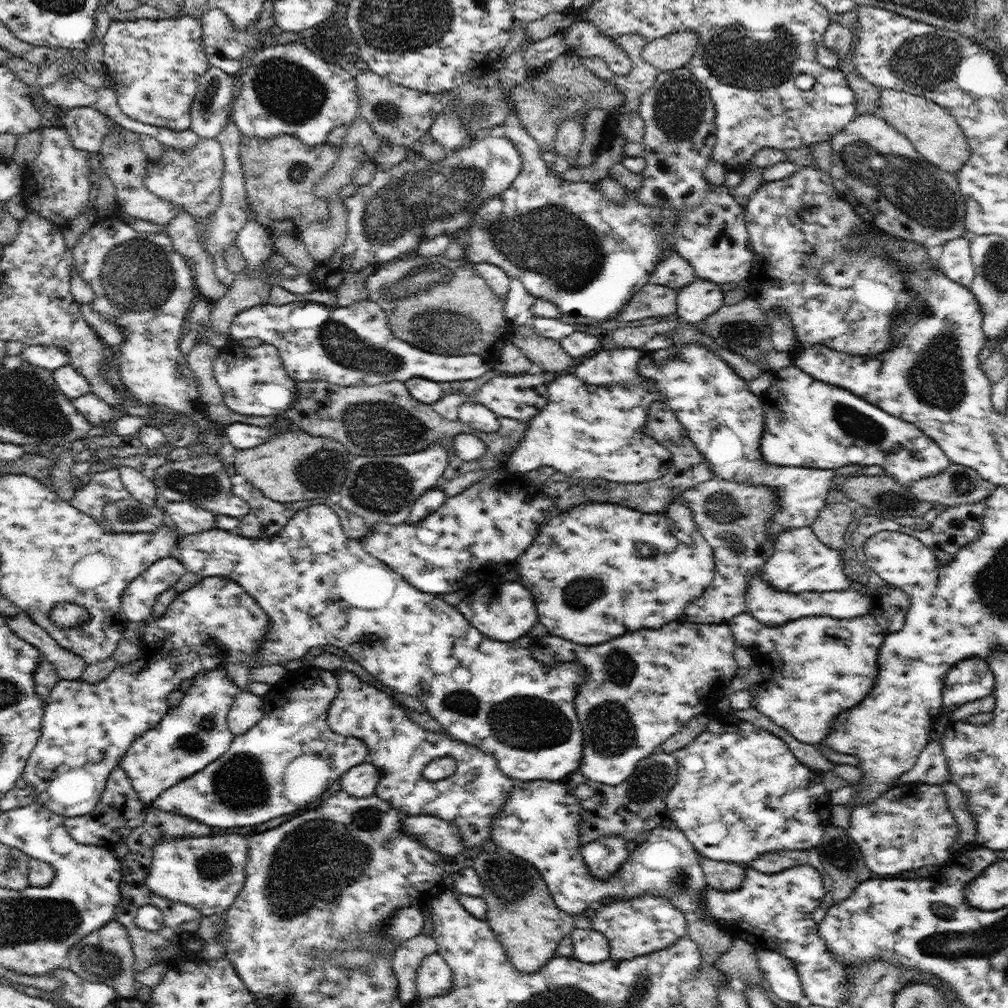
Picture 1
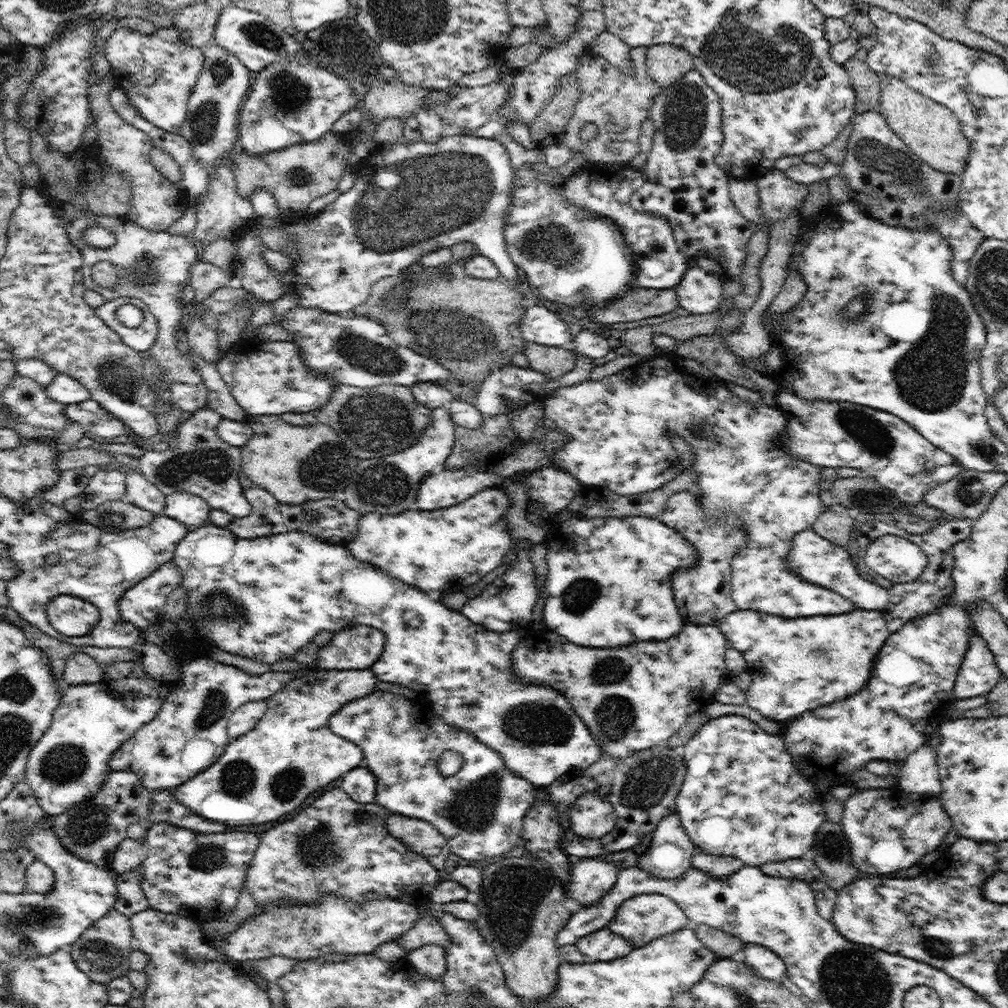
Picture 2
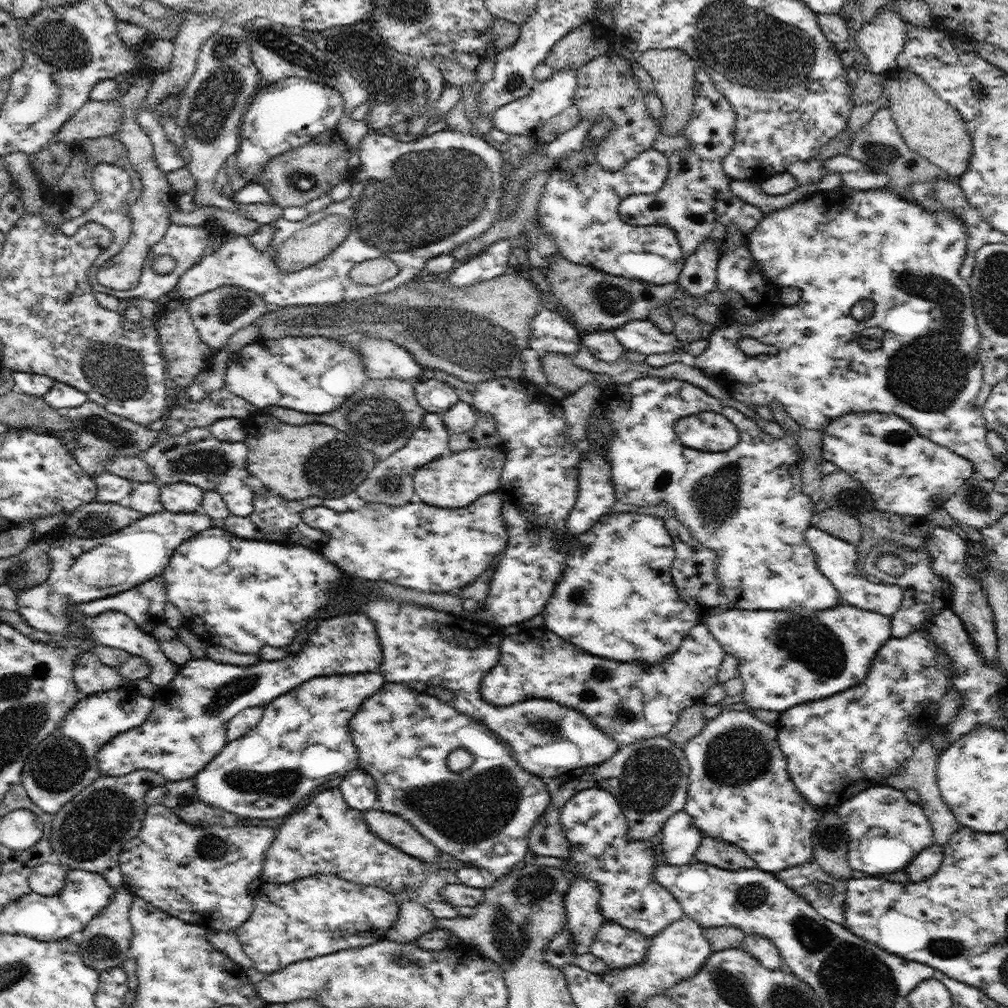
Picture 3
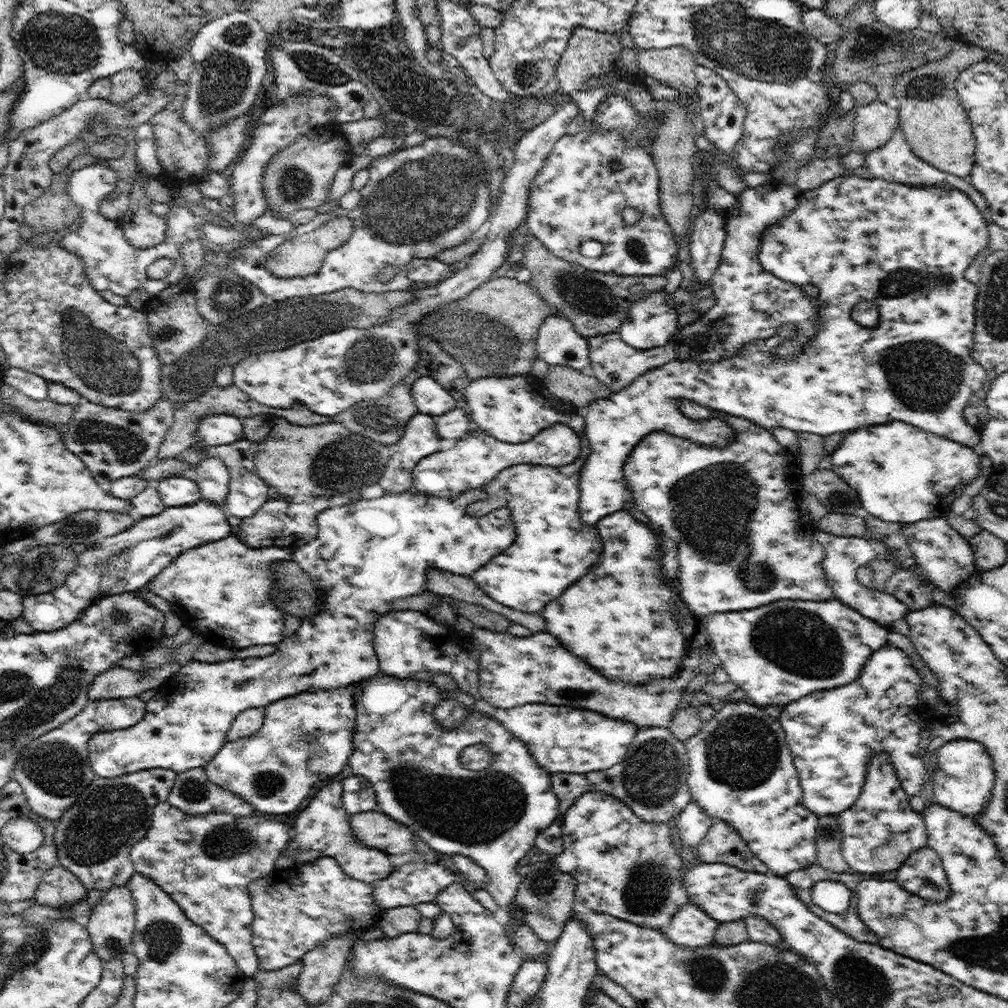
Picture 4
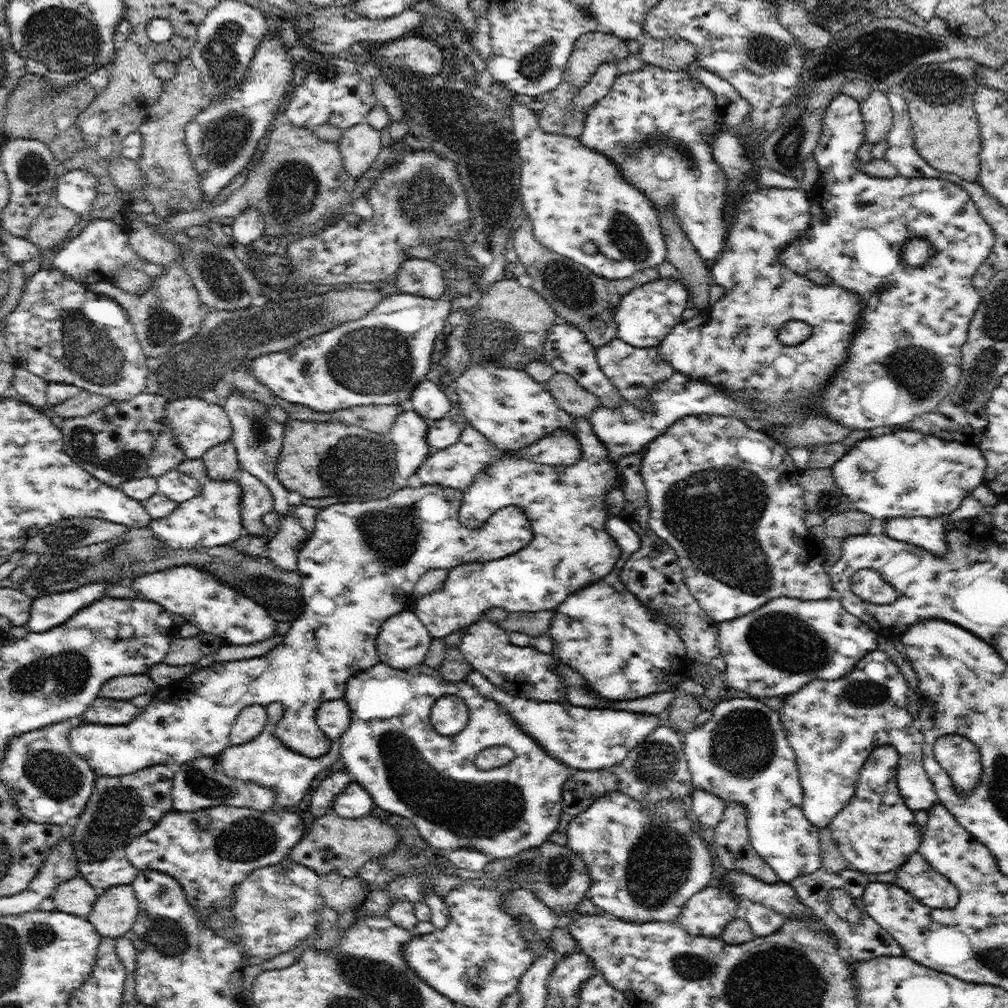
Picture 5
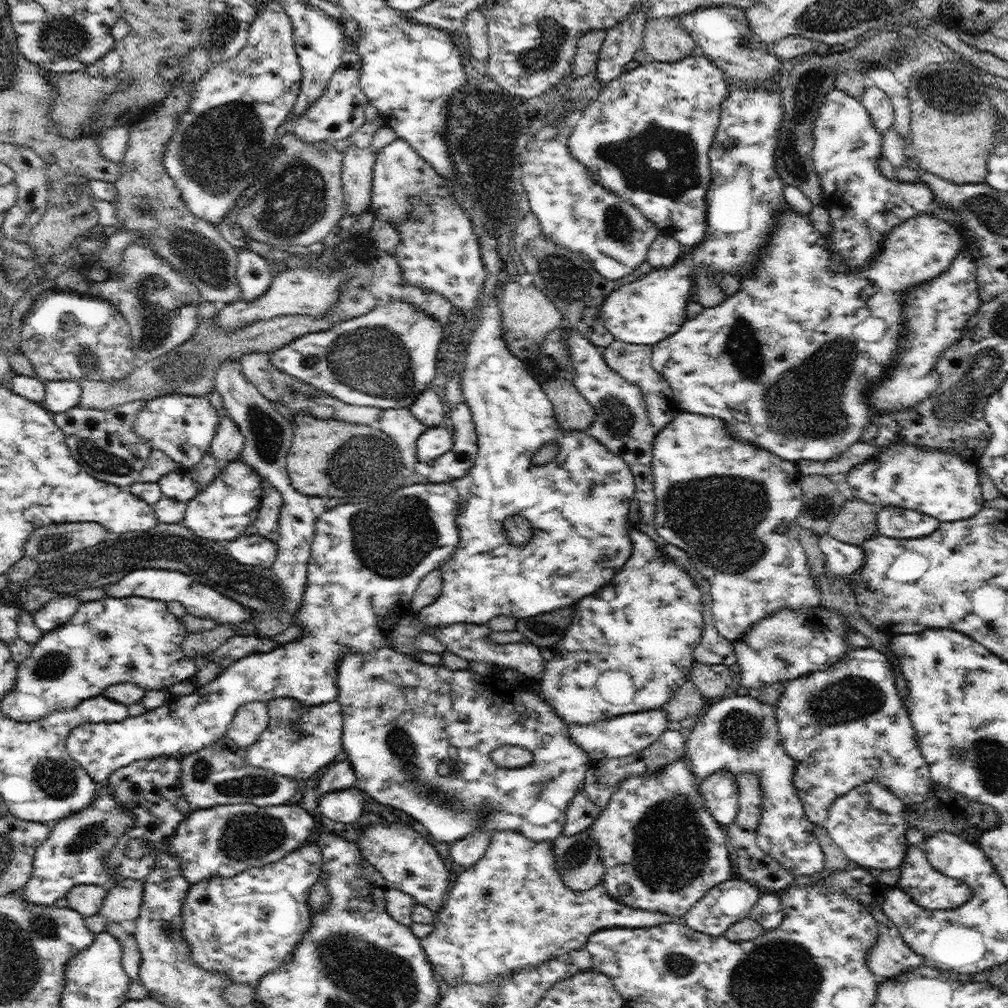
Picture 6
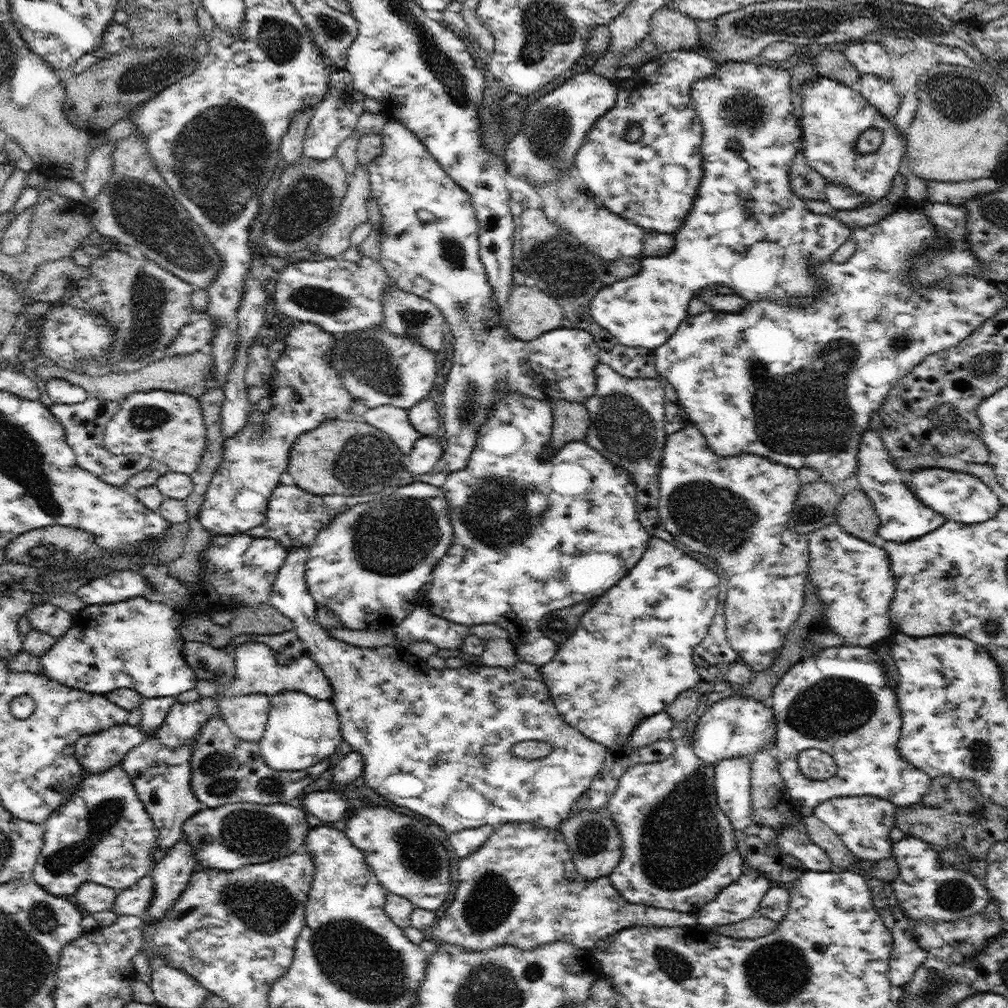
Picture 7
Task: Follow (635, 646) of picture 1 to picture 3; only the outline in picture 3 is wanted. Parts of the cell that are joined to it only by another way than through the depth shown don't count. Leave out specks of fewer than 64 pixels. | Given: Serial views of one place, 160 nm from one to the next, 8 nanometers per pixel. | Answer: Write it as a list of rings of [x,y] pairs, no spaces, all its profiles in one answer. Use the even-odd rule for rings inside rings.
[[[704,623],[691,628],[680,648],[658,664],[618,662],[594,656],[554,634],[545,626],[538,628],[525,626],[518,634],[504,636],[500,646],[497,663],[482,680],[482,698],[486,702],[496,706],[510,706],[529,698],[552,700],[586,715],[620,747],[639,740],[667,735],[678,722],[682,711],[692,707],[693,704],[702,703],[702,695],[718,683],[717,674],[723,658],[727,655]]]

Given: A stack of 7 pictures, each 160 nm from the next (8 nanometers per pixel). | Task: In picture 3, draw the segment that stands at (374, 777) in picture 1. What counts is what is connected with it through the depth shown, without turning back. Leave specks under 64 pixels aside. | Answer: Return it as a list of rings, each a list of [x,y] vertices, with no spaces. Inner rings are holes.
[[[356,768],[344,776],[339,784],[344,800],[350,808],[367,811],[377,807],[377,786],[366,771]]]

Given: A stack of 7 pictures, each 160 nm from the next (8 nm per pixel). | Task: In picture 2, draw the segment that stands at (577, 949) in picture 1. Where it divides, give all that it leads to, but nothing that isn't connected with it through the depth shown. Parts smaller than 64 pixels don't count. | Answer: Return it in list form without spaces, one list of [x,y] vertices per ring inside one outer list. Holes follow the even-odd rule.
[[[608,927],[583,936],[575,945],[588,960],[602,962],[622,958],[634,949],[628,939],[616,935]]]

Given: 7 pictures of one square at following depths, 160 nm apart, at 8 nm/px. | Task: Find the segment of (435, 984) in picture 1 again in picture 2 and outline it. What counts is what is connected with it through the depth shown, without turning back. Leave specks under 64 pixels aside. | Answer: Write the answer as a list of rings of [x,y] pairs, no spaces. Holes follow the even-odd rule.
[[[425,944],[407,953],[408,962],[425,977],[442,977],[447,969],[446,951],[437,944]]]

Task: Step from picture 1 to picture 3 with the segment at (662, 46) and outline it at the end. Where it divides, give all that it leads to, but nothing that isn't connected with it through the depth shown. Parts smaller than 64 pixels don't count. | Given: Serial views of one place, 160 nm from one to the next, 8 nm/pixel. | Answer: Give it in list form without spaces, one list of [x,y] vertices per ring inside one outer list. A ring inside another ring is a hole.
[[[650,49],[636,56],[637,64],[651,77],[658,97],[662,99],[662,108],[656,112],[663,115],[662,133],[680,135],[690,122],[694,109],[694,89],[696,89],[696,64],[691,56],[680,49]]]

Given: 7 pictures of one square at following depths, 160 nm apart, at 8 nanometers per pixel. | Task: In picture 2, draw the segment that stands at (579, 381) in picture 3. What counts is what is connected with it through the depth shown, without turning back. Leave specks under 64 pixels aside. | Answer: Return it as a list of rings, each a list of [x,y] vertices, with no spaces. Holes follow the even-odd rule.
[[[525,340],[523,353],[532,369],[559,379],[575,367],[576,357],[568,347],[550,347]]]

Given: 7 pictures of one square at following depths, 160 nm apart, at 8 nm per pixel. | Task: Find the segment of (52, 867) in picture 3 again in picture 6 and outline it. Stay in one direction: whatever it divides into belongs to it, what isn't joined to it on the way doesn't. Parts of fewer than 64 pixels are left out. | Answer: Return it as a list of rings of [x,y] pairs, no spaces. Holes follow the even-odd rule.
[[[77,884],[65,896],[72,910],[82,916],[94,916],[101,908],[107,895],[107,887],[96,884]]]

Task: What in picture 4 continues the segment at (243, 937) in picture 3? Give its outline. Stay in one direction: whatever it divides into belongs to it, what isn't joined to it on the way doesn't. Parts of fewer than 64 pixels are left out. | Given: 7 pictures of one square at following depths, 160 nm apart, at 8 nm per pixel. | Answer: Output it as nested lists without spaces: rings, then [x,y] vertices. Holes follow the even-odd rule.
[[[322,857],[313,863],[276,869],[269,875],[253,880],[248,890],[251,909],[254,911],[251,941],[259,958],[259,968],[265,971],[277,971],[297,963],[306,952],[332,936],[345,935],[350,931],[356,931],[358,936],[363,936],[365,930],[379,924],[379,918],[383,914],[374,900],[372,883],[348,876],[334,857]]]

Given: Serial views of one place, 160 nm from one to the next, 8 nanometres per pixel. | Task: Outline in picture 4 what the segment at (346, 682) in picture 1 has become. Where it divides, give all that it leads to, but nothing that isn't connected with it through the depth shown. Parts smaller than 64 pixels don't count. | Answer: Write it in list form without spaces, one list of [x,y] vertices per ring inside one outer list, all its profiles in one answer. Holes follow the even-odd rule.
[[[380,673],[375,677],[370,677],[365,683],[358,683],[357,688],[354,692],[354,704],[357,714],[356,728],[353,736],[353,751],[349,756],[349,766],[351,772],[356,776],[363,776],[368,782],[370,782],[371,787],[374,789],[375,795],[377,796],[377,809],[386,813],[390,818],[398,820],[398,822],[410,828],[416,836],[422,840],[421,844],[426,844],[428,850],[434,850],[448,856],[451,855],[464,855],[469,856],[472,860],[475,860],[476,864],[479,864],[488,875],[485,886],[487,891],[492,896],[496,906],[504,912],[508,912],[512,919],[515,919],[513,907],[513,900],[516,896],[519,884],[522,882],[522,876],[516,873],[516,866],[520,859],[528,854],[529,850],[535,845],[535,840],[538,834],[542,830],[548,828],[552,825],[552,822],[559,817],[559,800],[552,788],[552,783],[550,780],[550,775],[552,772],[547,771],[542,768],[534,757],[530,754],[527,744],[516,738],[506,727],[503,726],[499,720],[492,719],[491,716],[483,715],[473,709],[474,699],[470,695],[462,693],[459,689],[448,691],[448,690],[438,690],[434,686],[434,682],[421,682],[420,680],[413,679],[398,679],[395,676],[387,675],[386,673]],[[454,699],[461,702],[463,705],[467,706],[467,709],[471,710],[471,713],[467,716],[467,719],[456,728],[448,730],[444,728],[433,715],[433,710],[438,704],[439,700]],[[475,744],[485,744],[486,748],[491,750],[491,763],[482,770],[470,770],[466,768],[460,760],[461,752],[470,745]]]

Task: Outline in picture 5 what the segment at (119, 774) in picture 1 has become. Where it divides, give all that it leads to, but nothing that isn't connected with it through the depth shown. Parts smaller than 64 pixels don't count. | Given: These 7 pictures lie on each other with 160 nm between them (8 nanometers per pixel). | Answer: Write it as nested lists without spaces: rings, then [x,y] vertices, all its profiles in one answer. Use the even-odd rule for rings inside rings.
[[[157,764],[122,776],[100,775],[97,777],[94,790],[91,792],[85,809],[80,814],[79,822],[76,826],[67,828],[65,832],[66,837],[72,839],[74,854],[79,860],[77,869],[80,876],[85,878],[99,895],[112,886],[131,884],[137,877],[139,870],[132,864],[128,864],[125,848],[130,840],[140,836],[143,832],[156,828],[167,812],[175,810],[171,793],[175,771],[174,766]]]

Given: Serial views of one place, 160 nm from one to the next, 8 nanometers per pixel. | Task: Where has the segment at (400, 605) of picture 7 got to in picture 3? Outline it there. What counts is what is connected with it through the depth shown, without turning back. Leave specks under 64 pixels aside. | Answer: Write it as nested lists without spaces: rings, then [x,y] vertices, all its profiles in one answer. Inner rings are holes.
[[[489,492],[485,495],[480,496],[472,504],[467,504],[462,508],[442,508],[434,506],[433,504],[426,504],[422,501],[415,499],[411,500],[409,503],[400,506],[390,506],[382,503],[366,503],[358,510],[346,511],[346,512],[336,512],[326,506],[314,506],[306,508],[302,511],[302,520],[308,524],[308,526],[319,528],[330,535],[330,540],[320,548],[324,557],[334,565],[338,565],[338,569],[344,572],[344,575],[348,577],[360,578],[364,581],[383,581],[390,582],[393,584],[398,584],[399,586],[406,586],[406,588],[417,589],[421,592],[426,593],[449,593],[461,590],[464,587],[472,585],[476,578],[485,572],[488,567],[492,564],[492,561],[498,554],[501,554],[507,548],[509,534],[505,524],[505,520],[502,518],[501,513],[502,499],[498,492]],[[346,614],[320,620],[318,628],[307,634],[305,645],[295,653],[289,652],[280,660],[262,660],[252,666],[222,664],[207,656],[189,660],[178,669],[172,683],[160,686],[153,696],[154,708],[150,716],[136,728],[117,734],[97,752],[98,766],[102,774],[126,776],[135,770],[148,769],[159,772],[167,781],[179,781],[195,777],[206,764],[218,756],[228,744],[227,726],[241,710],[252,706],[264,707],[279,696],[297,688],[300,684],[317,676],[334,676],[378,671],[382,664],[380,631],[363,614]]]

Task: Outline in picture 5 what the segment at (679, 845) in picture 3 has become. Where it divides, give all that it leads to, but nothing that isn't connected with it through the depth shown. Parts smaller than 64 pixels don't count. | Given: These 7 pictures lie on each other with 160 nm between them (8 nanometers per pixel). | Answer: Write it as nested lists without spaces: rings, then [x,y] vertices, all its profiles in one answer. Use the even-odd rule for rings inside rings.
[[[694,789],[692,792],[691,812],[697,816],[700,828],[715,828],[724,816],[728,804],[715,794]]]

